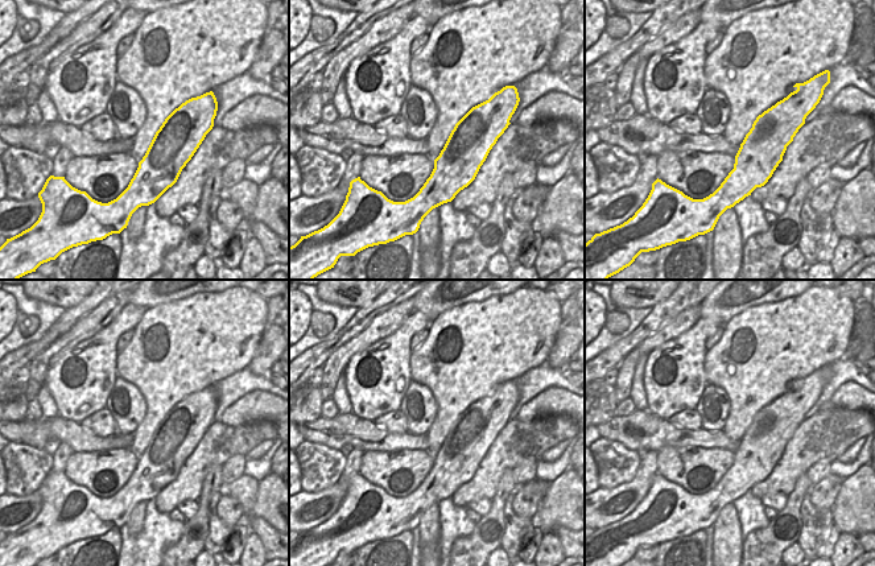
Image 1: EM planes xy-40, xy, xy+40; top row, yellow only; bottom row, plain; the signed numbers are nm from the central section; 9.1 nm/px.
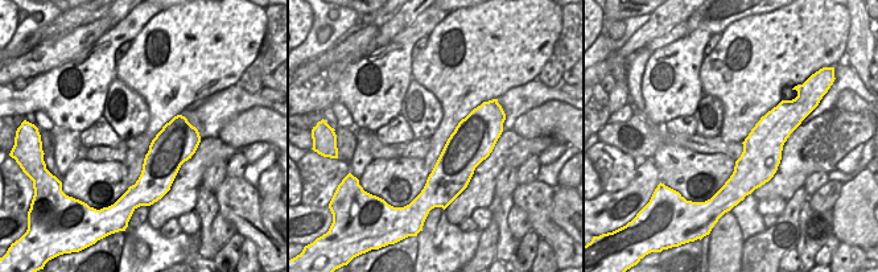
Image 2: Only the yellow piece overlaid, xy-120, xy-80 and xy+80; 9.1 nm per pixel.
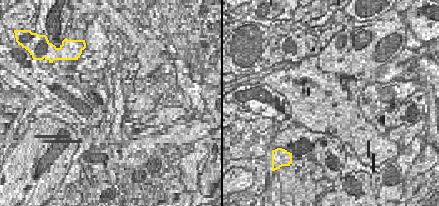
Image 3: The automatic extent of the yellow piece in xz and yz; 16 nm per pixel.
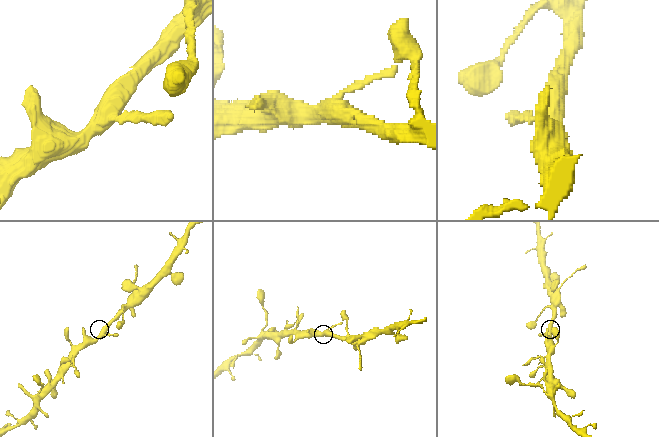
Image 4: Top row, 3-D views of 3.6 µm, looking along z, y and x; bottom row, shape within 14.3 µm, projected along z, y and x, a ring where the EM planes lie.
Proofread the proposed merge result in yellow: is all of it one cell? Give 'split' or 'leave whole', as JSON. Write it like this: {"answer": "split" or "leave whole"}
{"answer": "leave whole"}

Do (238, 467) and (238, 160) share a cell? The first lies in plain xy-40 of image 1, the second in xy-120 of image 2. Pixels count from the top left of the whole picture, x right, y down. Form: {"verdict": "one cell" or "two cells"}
{"verdict": "one cell"}

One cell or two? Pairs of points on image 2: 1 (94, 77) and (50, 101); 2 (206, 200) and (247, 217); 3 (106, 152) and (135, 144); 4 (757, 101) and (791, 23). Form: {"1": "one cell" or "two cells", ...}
{"1": "one cell", "2": "two cells", "3": "one cell", "4": "one cell"}

